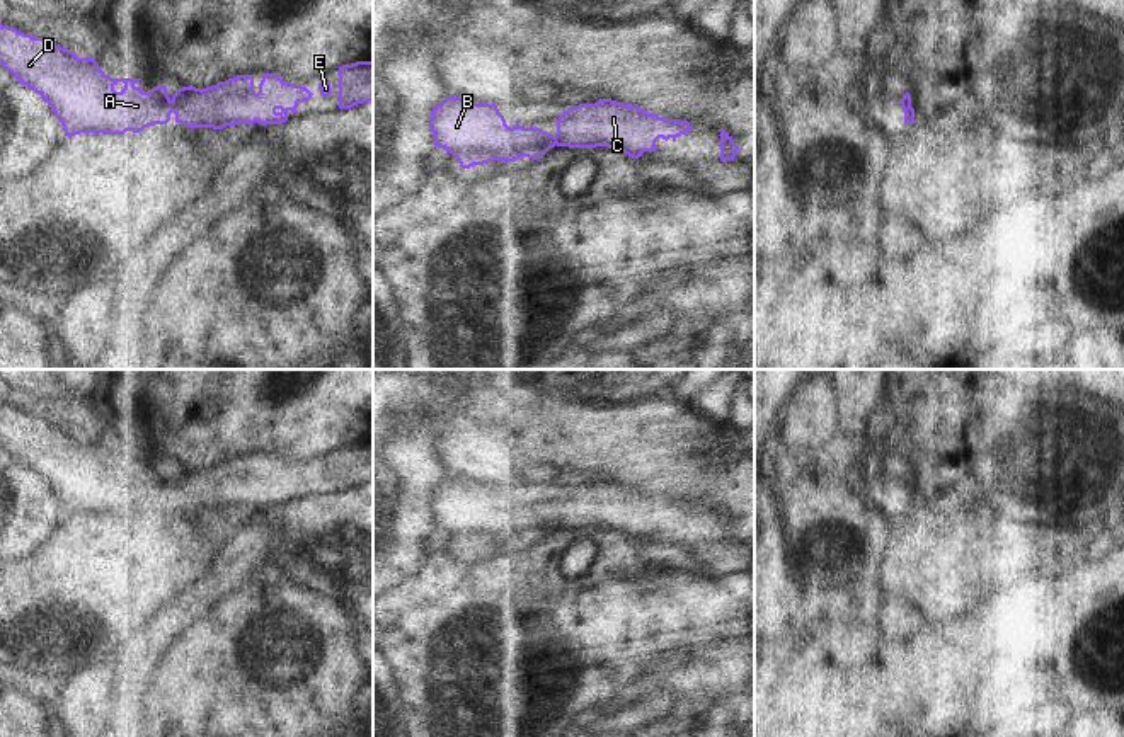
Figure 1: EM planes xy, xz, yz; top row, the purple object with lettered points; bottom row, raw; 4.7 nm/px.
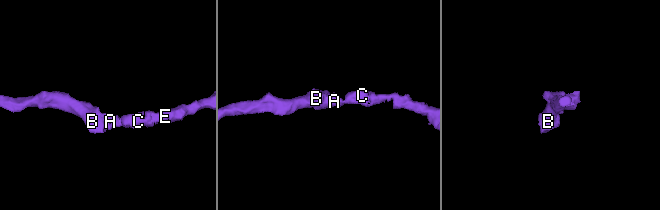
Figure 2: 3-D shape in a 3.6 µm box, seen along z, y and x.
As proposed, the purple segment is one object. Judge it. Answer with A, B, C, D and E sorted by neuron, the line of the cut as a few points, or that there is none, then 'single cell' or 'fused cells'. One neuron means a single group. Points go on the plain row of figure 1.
A B C D E | no cut | single cell

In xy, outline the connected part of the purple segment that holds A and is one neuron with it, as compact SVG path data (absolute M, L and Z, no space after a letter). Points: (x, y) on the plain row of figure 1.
M2 405L0 446L48 483L60 500L65 517L80 514L140 514L148 507L167 506L172 494L175 495L175 504L191 511L223 511L235 506L254 507L255 502L262 507L283 506L288 502L290 492L295 495L298 485L310 482L313 477L307 468L283 463L274 454L262 456L257 475L254 473L254 456L237 456L206 470L182 468L172 478L167 475L165 466L143 473L136 466L141 460L111 460L92 437L78 439L73 432L51 426L44 419L34 419Z

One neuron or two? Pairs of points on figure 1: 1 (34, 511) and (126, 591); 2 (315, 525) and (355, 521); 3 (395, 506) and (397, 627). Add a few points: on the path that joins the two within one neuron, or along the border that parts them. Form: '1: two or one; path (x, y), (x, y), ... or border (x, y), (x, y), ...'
1: two; border (63, 516), (48, 538), (28, 555)
2: one; path (326, 525), (344, 523)
3: two; border (426, 562), (390, 588)

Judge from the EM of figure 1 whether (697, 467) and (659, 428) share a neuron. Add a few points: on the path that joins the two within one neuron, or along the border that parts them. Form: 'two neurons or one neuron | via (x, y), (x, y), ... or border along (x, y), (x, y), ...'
one neuron | via (687, 457), (668, 438)

